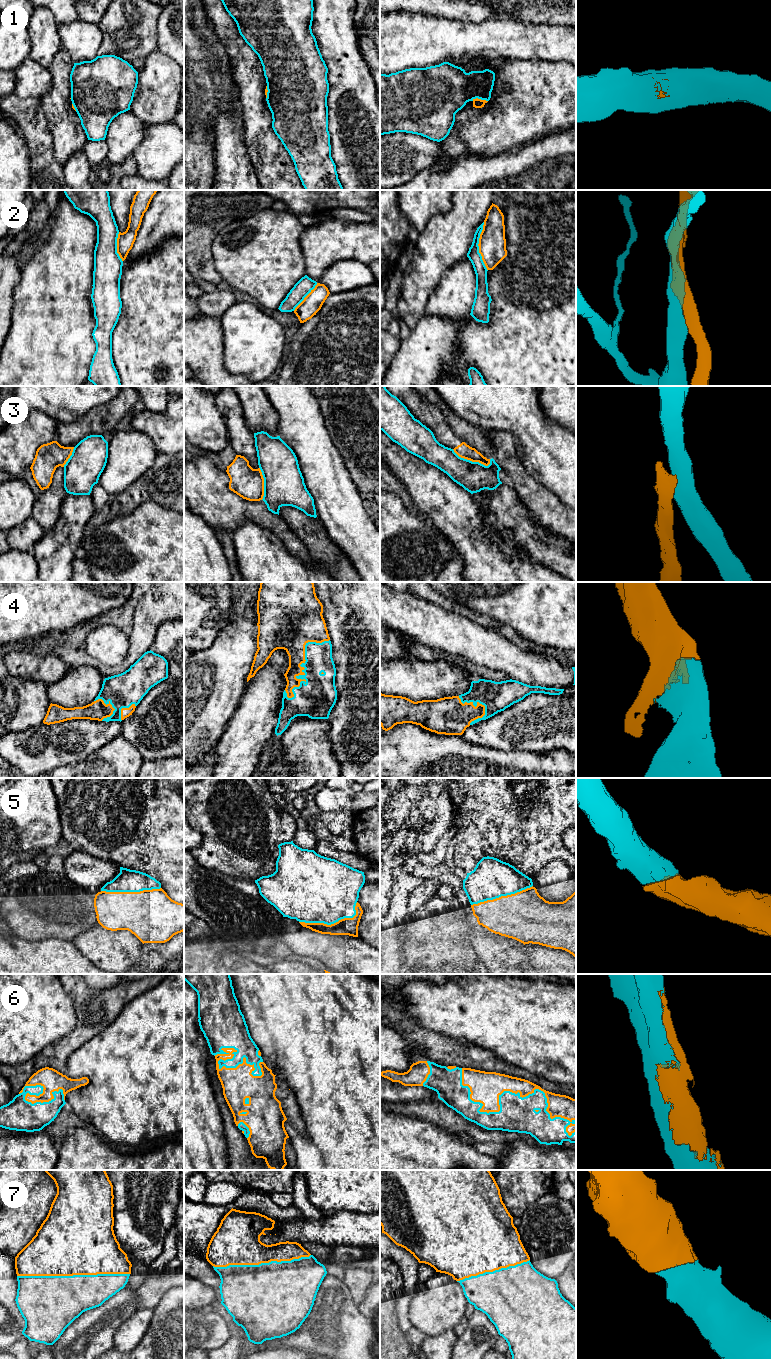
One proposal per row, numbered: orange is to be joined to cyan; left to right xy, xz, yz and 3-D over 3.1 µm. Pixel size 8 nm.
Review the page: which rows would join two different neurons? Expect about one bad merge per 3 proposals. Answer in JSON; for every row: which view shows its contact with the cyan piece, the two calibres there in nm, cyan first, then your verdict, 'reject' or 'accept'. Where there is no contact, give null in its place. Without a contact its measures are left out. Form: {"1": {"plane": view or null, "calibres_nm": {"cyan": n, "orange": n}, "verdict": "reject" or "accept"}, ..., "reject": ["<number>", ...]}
{"1": {"plane": "yz", "calibres_nm": {"cyan": 340, "orange": 80}, "verdict": "reject"}, "2": {"plane": "yz", "calibres_nm": {"cyan": 100, "orange": 220}, "verdict": "reject"}, "3": {"plane": "yz", "calibres_nm": {"cyan": 240, "orange": 120}, "verdict": "reject"}, "4": {"plane": "xz", "calibres_nm": {"cyan": 260, "orange": 240}, "verdict": "accept"}, "5": {"plane": "xz", "calibres_nm": {"cyan": 480, "orange": 140}, "verdict": "accept"}, "6": {"plane": "yz", "calibres_nm": {"cyan": 280, "orange": 260}, "verdict": "accept"}, "7": {"plane": "xy", "calibres_nm": {"cyan": 420, "orange": 500}, "verdict": "accept"}, "reject": ["1", "2", "3"]}

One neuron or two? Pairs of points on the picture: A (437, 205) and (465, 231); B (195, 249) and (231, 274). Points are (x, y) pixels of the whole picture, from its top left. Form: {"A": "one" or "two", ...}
{"A": "two", "B": "two"}

